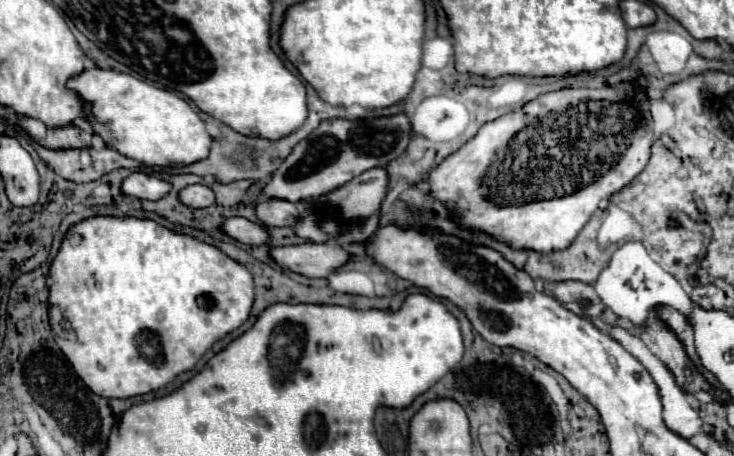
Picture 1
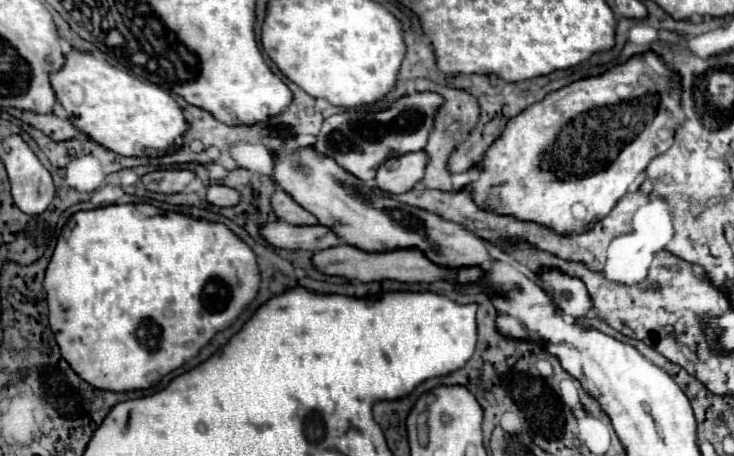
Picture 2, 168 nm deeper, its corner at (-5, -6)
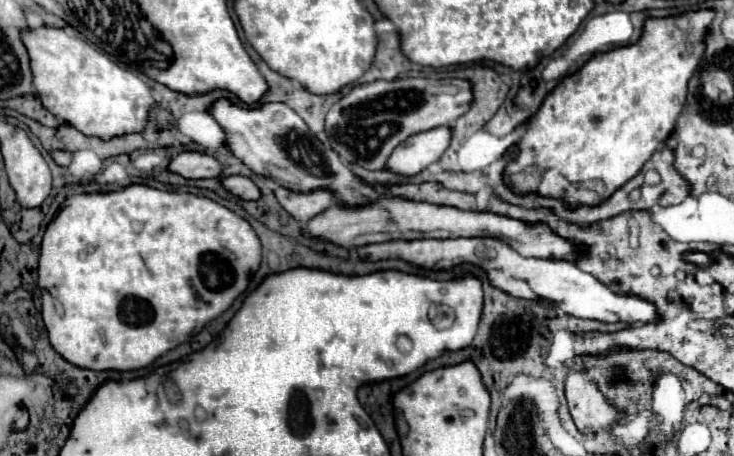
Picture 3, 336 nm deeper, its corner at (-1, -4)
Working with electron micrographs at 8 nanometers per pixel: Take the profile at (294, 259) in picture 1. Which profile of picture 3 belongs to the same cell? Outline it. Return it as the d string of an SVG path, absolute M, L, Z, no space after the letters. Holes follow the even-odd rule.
M415 239L415 243L375 243L359 247L363 259L405 259L425 269L451 269L459 263L473 263L487 269L491 285L513 297L535 299L543 305L559 307L563 313L581 319L597 319L605 323L657 323L661 319L657 307L633 293L615 293L593 275L581 271L573 263L555 263L551 259L523 257L499 239Z

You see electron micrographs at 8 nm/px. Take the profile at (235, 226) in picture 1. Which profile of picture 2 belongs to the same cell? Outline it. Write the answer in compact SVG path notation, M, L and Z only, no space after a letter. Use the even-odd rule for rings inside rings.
M283 221L265 223L259 227L259 235L273 247L279 249L307 249L307 251L321 251L327 247L335 247L341 239L331 233L331 229L323 225L315 227L295 227Z

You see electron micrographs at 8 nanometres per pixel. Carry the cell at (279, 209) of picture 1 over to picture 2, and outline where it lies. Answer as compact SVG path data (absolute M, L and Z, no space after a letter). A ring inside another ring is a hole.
M277 189L271 197L271 207L273 213L277 215L279 221L285 221L289 225L315 225L317 219L307 213L301 205L297 205L285 191Z

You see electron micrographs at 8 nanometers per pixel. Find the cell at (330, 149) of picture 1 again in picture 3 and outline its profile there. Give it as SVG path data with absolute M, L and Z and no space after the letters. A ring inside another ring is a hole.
M407 77L395 81L373 81L355 85L327 113L331 149L343 163L357 163L367 169L381 169L393 149L407 137L439 125L453 125L473 103L469 79L425 79Z

